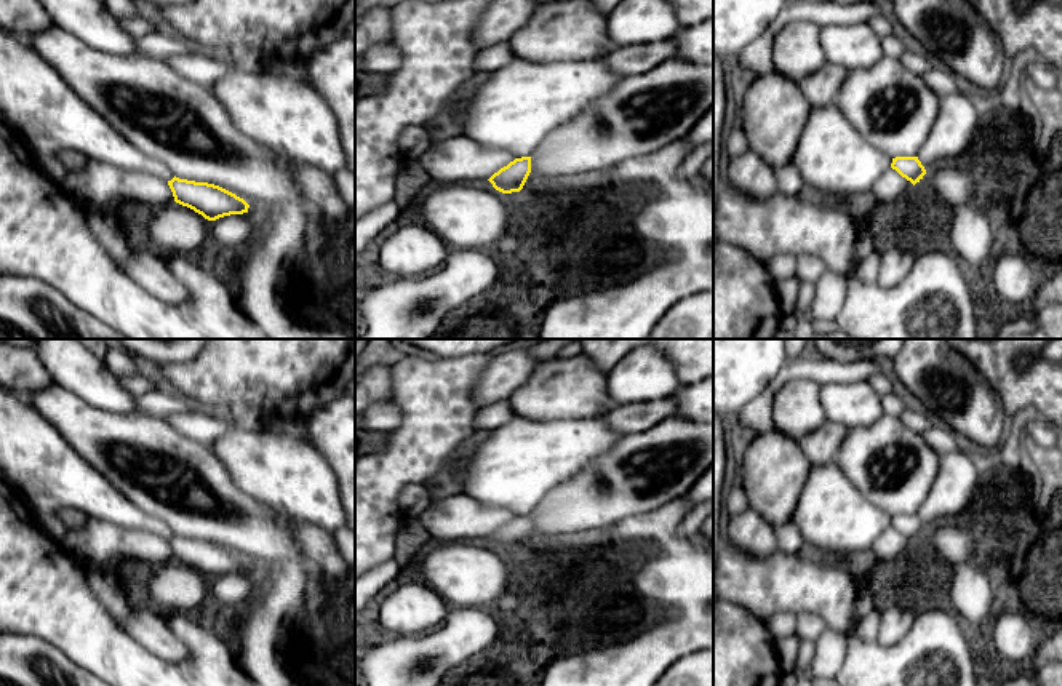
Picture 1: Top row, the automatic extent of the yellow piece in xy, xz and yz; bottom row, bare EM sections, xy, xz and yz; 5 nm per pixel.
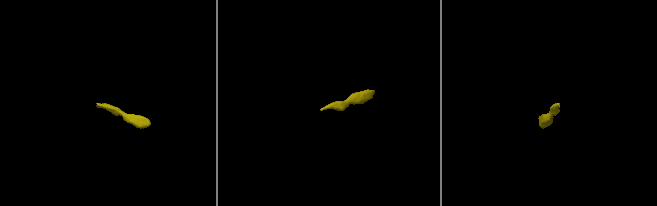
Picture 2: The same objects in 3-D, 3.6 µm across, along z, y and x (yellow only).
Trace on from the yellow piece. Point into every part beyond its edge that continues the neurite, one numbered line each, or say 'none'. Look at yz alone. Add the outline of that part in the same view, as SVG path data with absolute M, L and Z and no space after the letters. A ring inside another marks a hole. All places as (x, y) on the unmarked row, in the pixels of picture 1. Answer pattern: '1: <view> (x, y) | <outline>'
none

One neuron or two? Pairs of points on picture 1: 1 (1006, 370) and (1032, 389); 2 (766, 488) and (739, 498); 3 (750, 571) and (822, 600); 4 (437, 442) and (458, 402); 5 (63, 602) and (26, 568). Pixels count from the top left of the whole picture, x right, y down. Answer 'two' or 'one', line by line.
1: one
2: two
3: one
4: one
5: one

